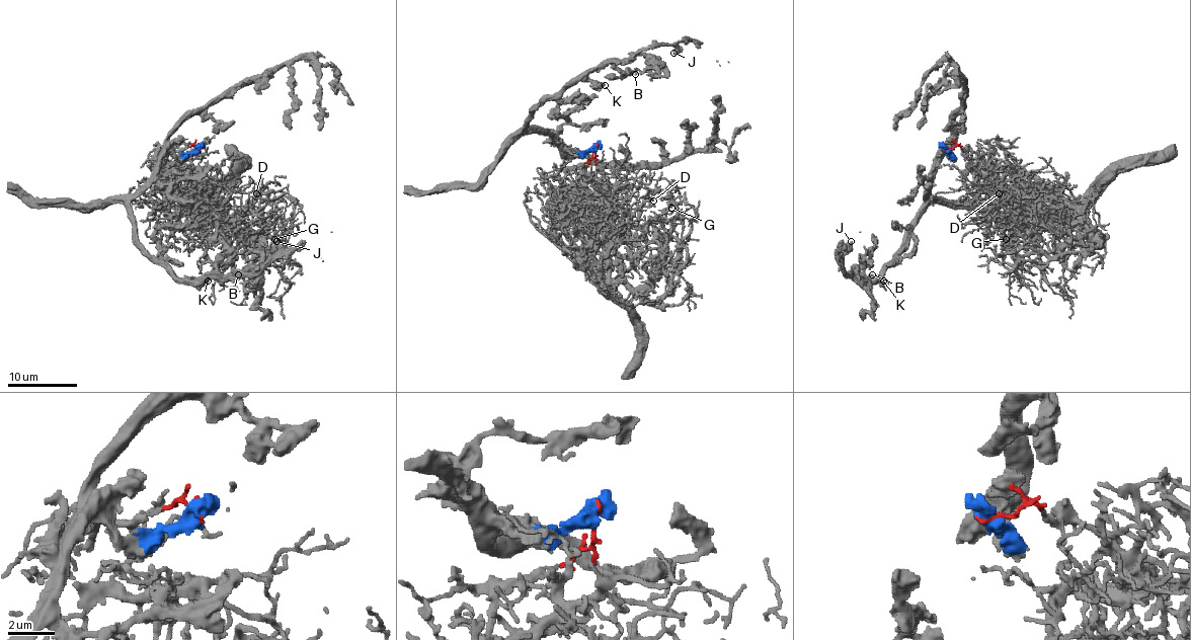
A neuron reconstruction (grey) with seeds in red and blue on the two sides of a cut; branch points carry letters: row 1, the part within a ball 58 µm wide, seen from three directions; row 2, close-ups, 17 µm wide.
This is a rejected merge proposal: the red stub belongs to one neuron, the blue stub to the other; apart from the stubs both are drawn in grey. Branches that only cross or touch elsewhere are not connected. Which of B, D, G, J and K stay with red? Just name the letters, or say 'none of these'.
D, G

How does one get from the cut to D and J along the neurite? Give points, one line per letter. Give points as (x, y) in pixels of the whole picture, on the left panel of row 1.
D: (200, 149), (195, 145), (169, 152), (166, 162), (176, 162), (227, 222), (241, 220), (241, 213), (256, 193)
J: (200, 149), (168, 150), (130, 203), (137, 241), (180, 280), (197, 281), (256, 272), (278, 241)

